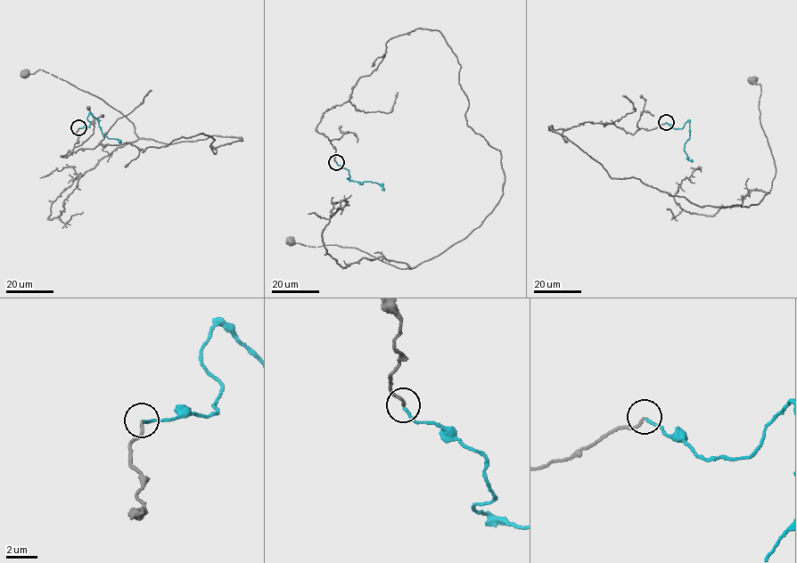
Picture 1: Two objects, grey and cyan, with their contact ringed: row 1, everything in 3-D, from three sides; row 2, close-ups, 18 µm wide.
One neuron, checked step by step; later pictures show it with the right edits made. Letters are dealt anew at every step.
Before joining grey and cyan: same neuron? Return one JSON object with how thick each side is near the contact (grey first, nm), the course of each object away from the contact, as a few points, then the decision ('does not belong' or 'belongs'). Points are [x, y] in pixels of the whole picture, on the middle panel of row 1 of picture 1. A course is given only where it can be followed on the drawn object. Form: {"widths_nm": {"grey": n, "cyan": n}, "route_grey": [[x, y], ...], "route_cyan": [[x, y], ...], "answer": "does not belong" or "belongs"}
{"widths_nm": {"grey": 180, "cyan": 170}, "route_grey": [[336, 162], [323, 115], [424, 28], [505, 180], [414, 267], [291, 240]], "route_cyan": [[336, 162], [349, 170], [349, 176], [347, 178], [360, 184], [365, 181], [377, 183], [384, 191]], "answer": "belongs"}

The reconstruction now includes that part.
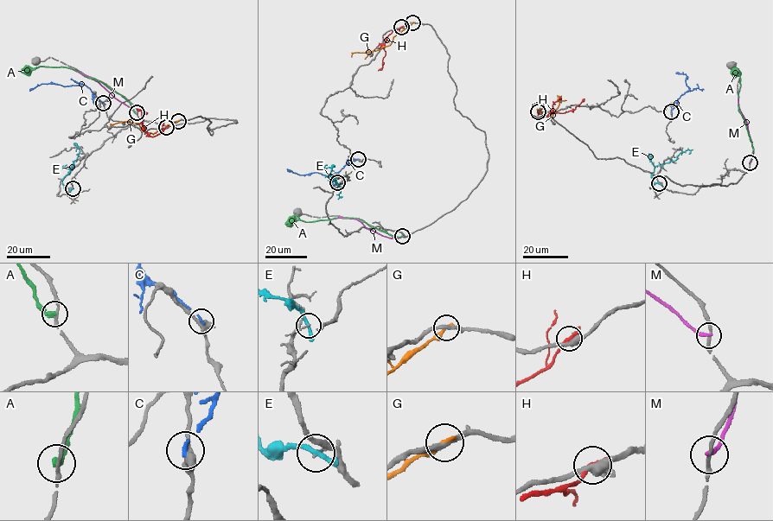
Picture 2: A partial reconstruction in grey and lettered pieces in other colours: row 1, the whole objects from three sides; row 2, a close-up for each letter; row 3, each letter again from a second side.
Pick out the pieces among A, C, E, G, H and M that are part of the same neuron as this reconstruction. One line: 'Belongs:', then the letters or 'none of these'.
Belongs: none of these

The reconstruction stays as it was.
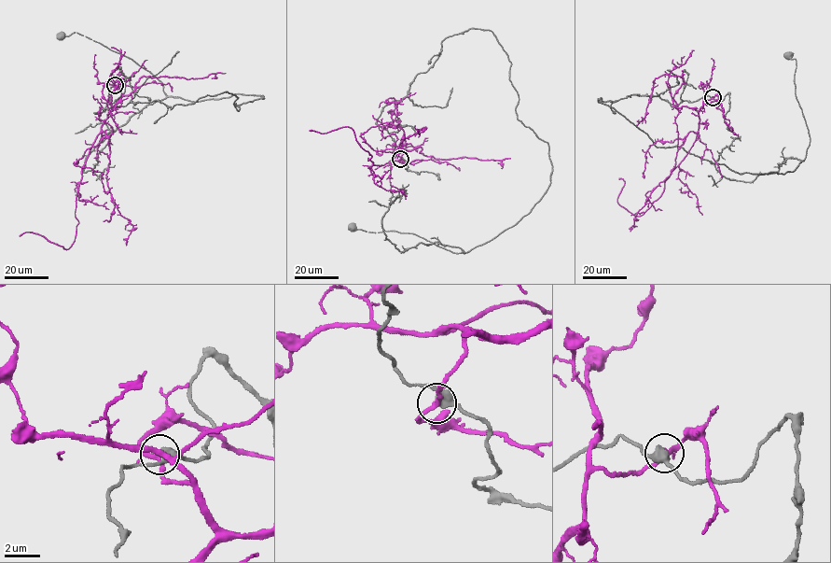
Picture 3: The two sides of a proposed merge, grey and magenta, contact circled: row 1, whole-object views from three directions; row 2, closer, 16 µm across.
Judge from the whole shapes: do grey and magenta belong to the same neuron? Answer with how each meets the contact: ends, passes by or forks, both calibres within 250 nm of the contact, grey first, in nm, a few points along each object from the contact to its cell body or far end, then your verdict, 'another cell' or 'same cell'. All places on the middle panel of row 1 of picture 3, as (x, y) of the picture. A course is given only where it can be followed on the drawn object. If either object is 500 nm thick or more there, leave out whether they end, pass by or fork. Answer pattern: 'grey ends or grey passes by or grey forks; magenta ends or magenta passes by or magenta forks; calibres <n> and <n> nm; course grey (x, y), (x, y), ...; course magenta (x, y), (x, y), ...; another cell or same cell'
grey passes by; magenta passes by; calibres 460 and 200 nm; course grey (400, 159), (382, 109), (447, 37), (490, 30), (518, 119), (547, 143), (547, 191), (463, 253), (353, 227); course magenta (400, 159), (407, 150), (390, 163), (373, 165), (349, 127), (324, 133), (310, 130); another cell

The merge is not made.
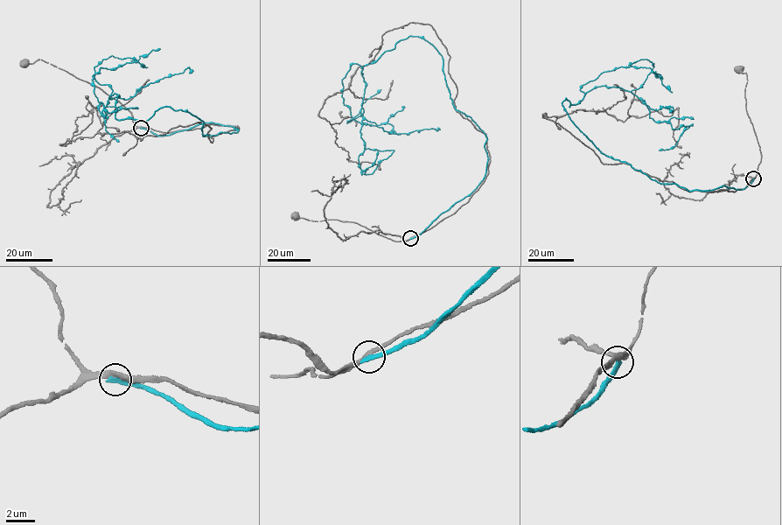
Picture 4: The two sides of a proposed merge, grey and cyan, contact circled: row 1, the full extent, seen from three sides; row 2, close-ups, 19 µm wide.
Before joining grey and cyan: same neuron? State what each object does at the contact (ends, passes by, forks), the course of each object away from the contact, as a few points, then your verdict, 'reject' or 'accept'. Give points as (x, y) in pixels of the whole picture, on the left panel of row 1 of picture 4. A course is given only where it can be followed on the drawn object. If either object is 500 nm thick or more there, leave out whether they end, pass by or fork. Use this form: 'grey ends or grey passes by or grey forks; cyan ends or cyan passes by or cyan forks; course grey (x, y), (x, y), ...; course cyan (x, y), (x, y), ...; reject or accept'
grey passes by; cyan ends; course grey (141, 127), (132, 122), (132, 115), (127, 108), (99, 87), (41, 59), (24, 65); course cyan (141, 128), (238, 131), (169, 107), (118, 120), (115, 93), (103, 117), (137, 108), (102, 111), (118, 142); reject

